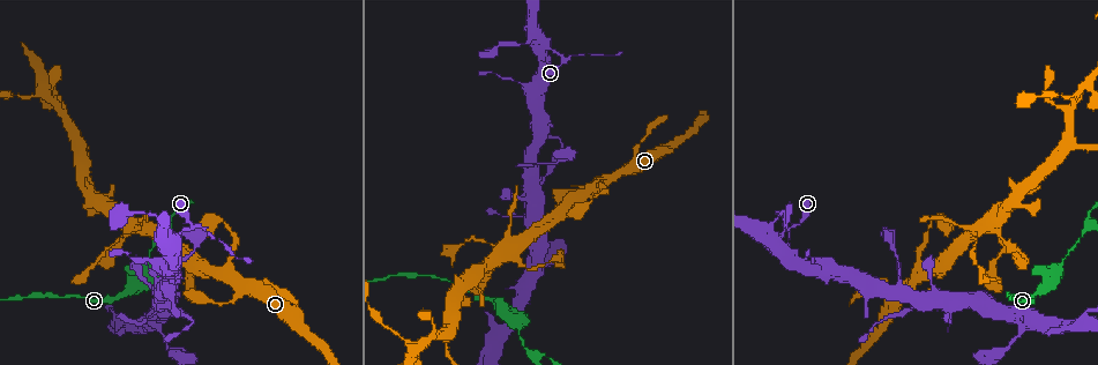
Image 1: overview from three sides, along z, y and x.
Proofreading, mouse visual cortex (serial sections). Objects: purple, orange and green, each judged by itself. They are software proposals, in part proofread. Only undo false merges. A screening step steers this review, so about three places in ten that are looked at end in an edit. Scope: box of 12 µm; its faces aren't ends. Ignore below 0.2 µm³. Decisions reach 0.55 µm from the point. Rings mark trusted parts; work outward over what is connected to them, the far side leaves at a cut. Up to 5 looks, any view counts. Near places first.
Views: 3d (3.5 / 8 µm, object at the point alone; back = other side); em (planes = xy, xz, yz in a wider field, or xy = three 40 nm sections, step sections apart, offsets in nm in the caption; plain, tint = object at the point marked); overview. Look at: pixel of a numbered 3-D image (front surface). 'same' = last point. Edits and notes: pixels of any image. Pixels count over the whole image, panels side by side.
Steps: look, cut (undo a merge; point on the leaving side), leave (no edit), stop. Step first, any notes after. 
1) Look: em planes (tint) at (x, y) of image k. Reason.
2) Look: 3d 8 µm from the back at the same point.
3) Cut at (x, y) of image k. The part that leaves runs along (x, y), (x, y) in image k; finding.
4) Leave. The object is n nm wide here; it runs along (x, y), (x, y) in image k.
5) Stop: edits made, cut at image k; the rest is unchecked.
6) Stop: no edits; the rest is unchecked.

Look: 3d 8 µm at (1059, 263) of image 1. Thick turns thin.

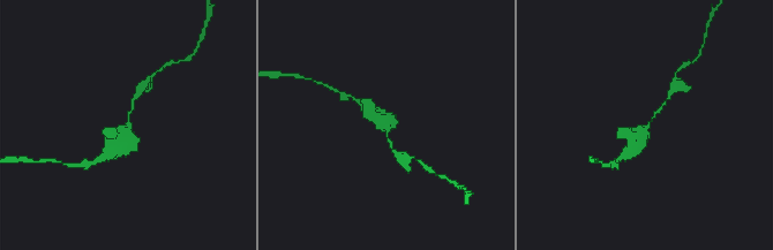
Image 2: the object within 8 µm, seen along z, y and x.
Look: 3d 3.5 µm at (645, 128) of image 2. Zoom in.

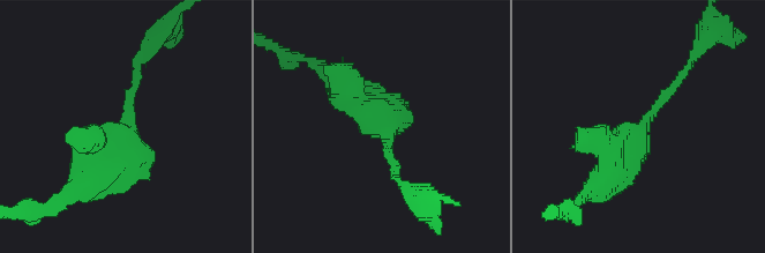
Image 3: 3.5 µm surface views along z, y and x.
Look: em xy step 2 (tint) at (639, 128) of image 3. The arms are 100, 500 nm wide.

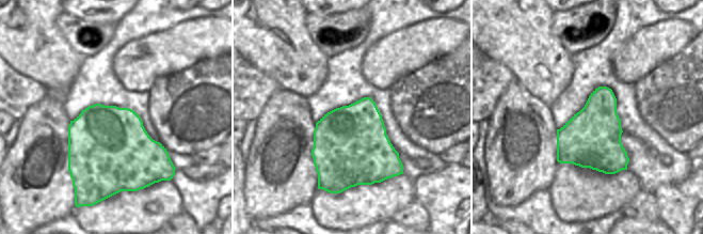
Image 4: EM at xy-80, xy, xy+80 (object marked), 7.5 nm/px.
Leave. It runs along (602, 181), (688, 64) in image 3; all the same cell.

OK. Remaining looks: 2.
Look: 3d 3.5 µm from the back at (423, 346) of image 1. A narrow waist.

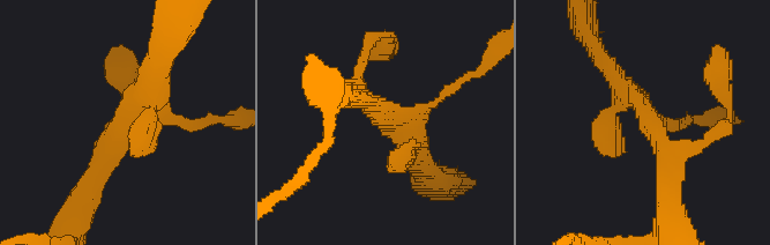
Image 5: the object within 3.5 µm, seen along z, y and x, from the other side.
Look: em xy step 1 (tint) at (390, 117) of image 5.

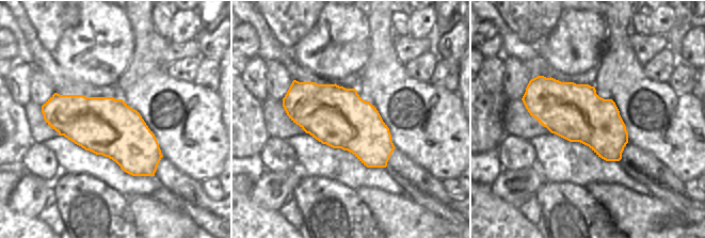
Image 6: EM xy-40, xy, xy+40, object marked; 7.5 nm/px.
Leave. 4 arms meet here; the arms are 150, 250, 300, 300 nm wide; it runs along (668, 176), (642, 105), (600, 59) in image 5; all the same cell.

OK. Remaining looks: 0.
Stop: no edits; the rest is unchecked.

